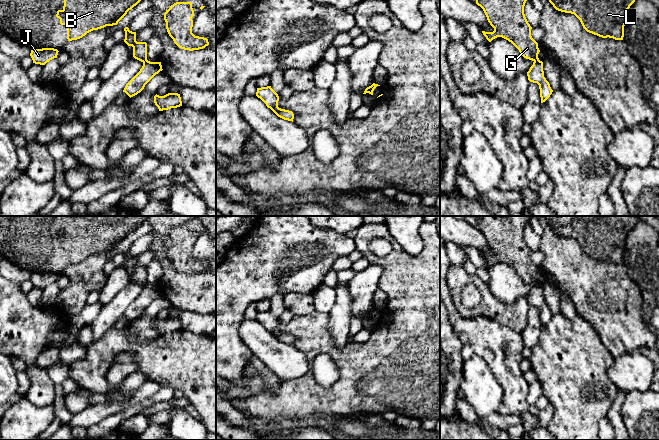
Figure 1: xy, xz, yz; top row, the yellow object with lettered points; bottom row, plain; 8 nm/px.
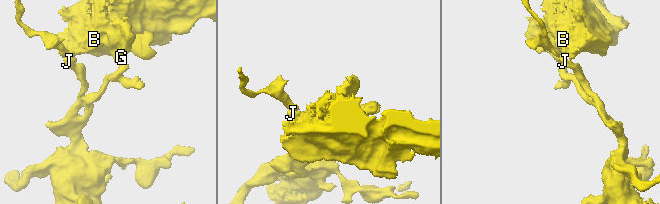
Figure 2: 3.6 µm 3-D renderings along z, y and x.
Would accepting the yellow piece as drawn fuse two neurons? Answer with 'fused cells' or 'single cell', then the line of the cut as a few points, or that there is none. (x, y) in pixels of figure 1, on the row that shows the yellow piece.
fused cells | yz (538, 59), (534, 61)

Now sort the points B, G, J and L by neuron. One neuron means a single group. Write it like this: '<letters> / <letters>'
B G L / J

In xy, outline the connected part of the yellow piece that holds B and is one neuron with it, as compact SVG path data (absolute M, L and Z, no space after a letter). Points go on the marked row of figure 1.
M64 0L63 9L57 11L56 17L60 19L60 24L67 28L68 41L72 41L82 38L93 30L117 25L127 12L140 1L141 0Z

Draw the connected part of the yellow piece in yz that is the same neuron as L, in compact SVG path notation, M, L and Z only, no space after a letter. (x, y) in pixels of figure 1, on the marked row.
M549 0L561 12L574 14L583 28L602 38L623 40L626 14L635 0Z

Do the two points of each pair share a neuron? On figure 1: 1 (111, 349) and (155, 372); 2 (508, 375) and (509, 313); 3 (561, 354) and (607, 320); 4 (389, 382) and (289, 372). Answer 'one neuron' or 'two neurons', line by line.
1: one neuron
2: two neurons
3: two neurons
4: two neurons

